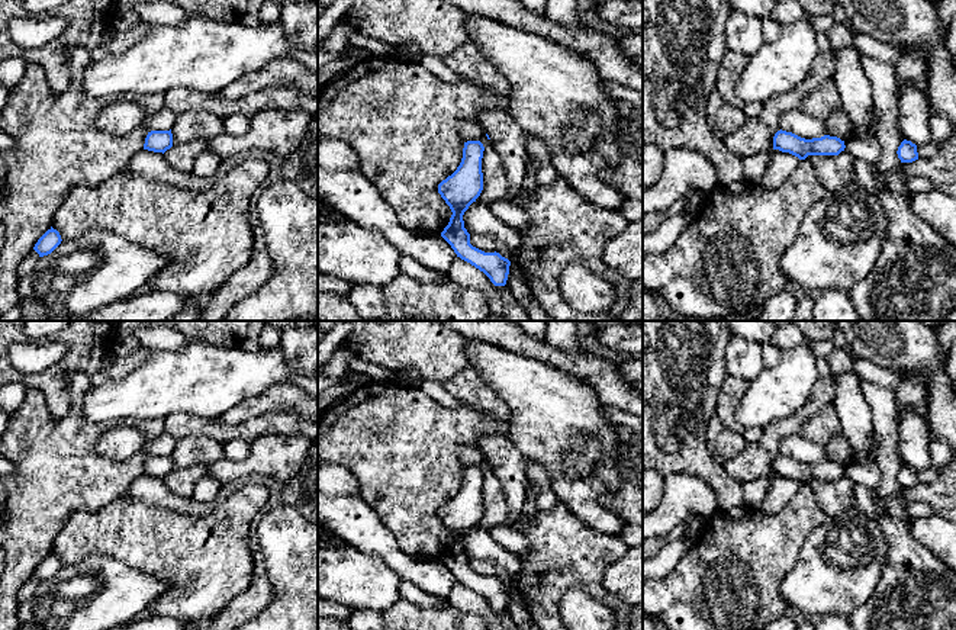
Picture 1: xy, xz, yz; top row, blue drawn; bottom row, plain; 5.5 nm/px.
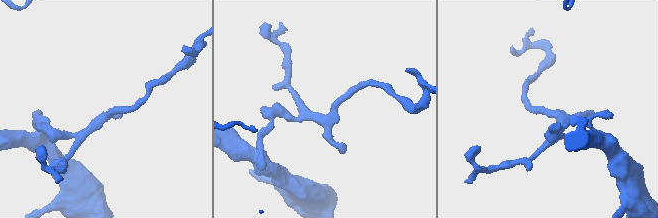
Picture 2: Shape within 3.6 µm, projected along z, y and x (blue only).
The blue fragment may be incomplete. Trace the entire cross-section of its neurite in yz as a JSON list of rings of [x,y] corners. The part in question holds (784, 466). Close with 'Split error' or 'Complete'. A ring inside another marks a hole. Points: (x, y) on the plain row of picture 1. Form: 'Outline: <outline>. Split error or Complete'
Outline: [[[780,454],[773,462],[773,475],[789,478],[799,485],[805,485],[808,480],[838,480],[844,473],[844,466],[830,460],[805,465]]]. Complete

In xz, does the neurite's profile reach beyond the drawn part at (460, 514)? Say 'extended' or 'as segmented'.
as segmented

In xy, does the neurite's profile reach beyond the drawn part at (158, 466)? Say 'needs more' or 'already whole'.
already whole

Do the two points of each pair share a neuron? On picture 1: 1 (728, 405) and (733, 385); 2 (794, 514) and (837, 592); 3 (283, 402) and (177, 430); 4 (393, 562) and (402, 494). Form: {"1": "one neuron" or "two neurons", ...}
{"1": "one neuron", "2": "two neurons", "3": "two neurons", "4": "two neurons"}

